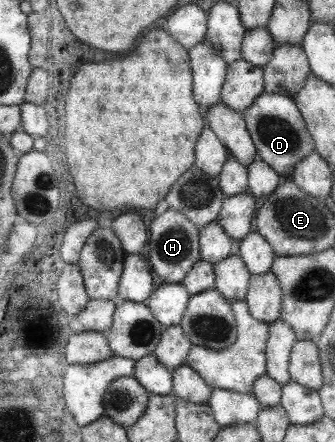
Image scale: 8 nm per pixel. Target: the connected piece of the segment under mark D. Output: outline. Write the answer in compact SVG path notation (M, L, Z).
M265 92L243 113L247 128L255 141L258 157L281 175L291 175L297 165L316 149L307 123L293 97Z

